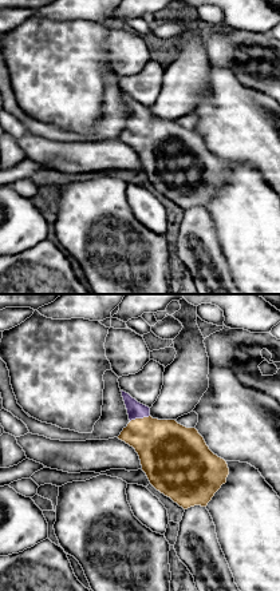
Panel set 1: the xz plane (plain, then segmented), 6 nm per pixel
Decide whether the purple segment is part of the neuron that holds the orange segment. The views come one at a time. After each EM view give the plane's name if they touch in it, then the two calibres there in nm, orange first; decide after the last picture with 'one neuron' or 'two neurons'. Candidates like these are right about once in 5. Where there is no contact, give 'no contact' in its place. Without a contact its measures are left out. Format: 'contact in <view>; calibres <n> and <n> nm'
contact in xz; calibres 340 and 100 nm

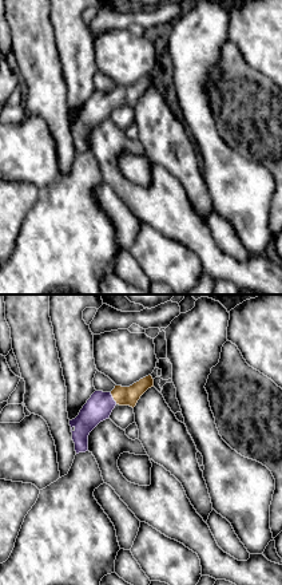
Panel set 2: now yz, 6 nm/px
contact in yz; calibres 110 and 160 nm

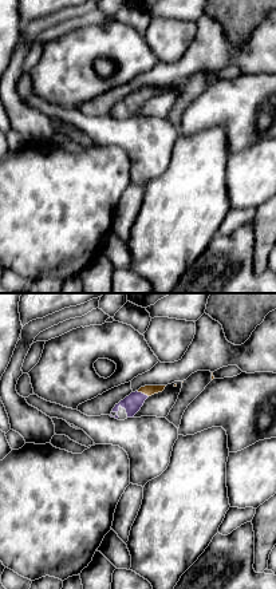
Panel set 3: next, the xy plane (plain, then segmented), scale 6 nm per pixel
contact in xy; calibres 60 and 110 nm

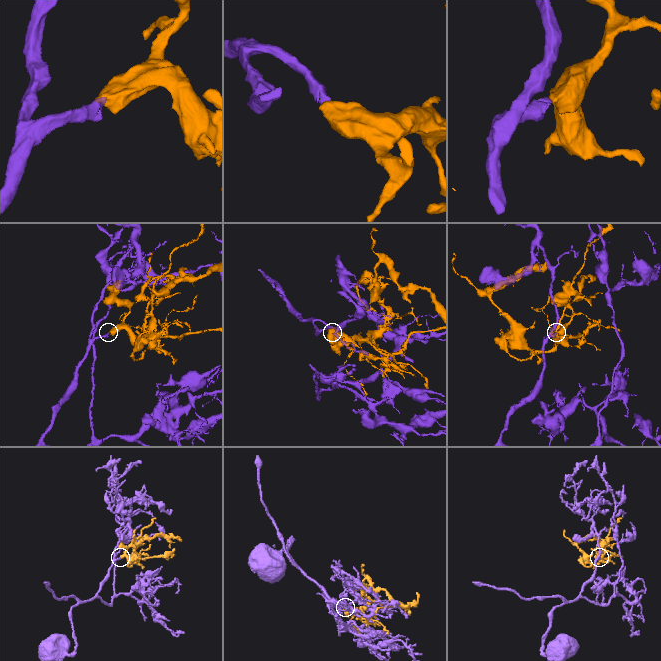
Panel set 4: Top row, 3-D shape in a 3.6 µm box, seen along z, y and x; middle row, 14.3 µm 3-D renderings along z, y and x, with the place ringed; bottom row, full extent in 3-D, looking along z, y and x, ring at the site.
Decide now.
one neuron

